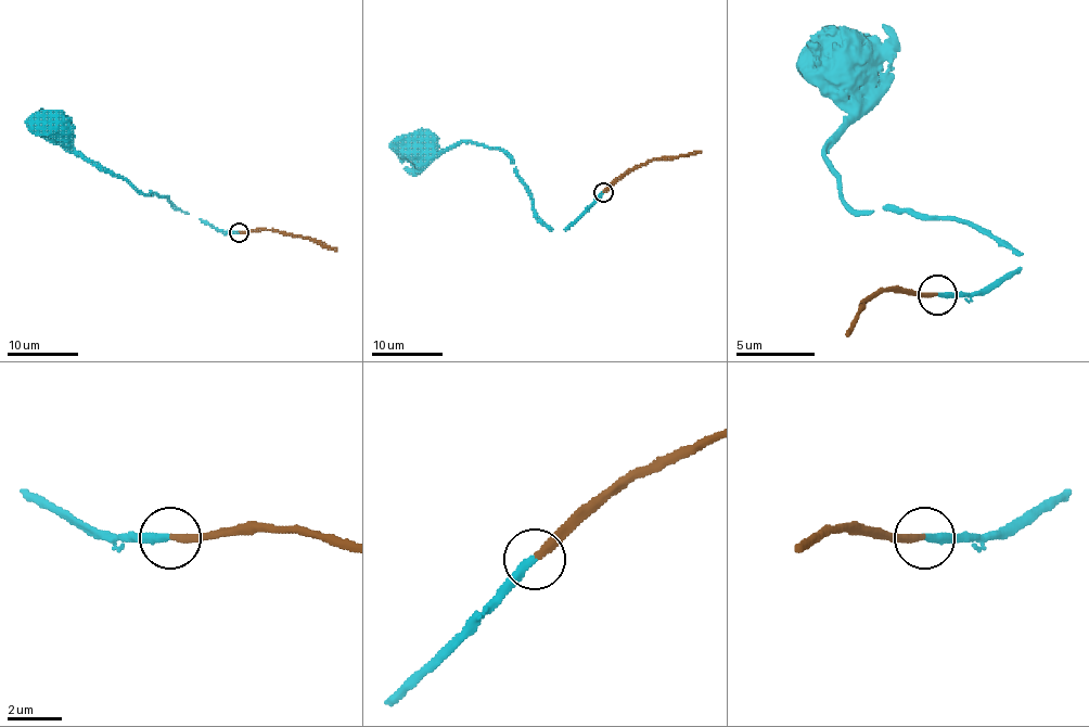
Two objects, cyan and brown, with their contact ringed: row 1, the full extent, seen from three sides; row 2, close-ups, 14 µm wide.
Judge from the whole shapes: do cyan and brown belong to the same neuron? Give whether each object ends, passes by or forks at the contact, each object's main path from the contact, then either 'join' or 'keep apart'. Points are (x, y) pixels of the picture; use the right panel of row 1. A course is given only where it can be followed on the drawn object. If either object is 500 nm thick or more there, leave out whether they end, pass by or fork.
cyan ends | brown ends | cyan via (936, 294), (979, 294), (1019, 254), (975, 227), (846, 200), (827, 160), (849, 113), (846, 74) | brown via (936, 294), (881, 290), (866, 302), (846, 336) | join

